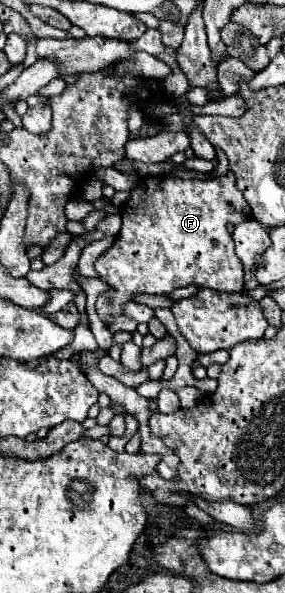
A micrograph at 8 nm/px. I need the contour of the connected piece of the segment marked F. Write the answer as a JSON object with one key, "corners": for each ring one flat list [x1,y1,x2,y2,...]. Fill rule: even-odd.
{"corners":[[228,173,228,175,224,175,224,177,214,177,214,179,172,179,172,177,168,177,168,175,156,175,156,177,144,177,144,179,140,179,140,181,136,183,136,187,132,189,132,197,124,203,126,207,122,207,122,229,120,229,120,233,116,235,114,245,112,245,108,251,104,251,104,253,98,257,98,261,96,261,98,277,100,277,102,281,106,281,108,285,114,287,112,293,108,291,108,293,100,295,100,299,96,301,96,309,98,309,98,315,100,315,102,321,106,321,108,315,120,315,120,313,122,313,122,311,120,311,122,299,130,299,134,293,160,293,160,295,162,295,162,293,172,293,172,291,178,289,178,287,188,287,188,285,192,285,192,283,194,283,196,287,210,287,210,289,216,289,216,291,230,291,230,293,244,289,242,263,240,263,240,259,238,259,236,253,234,253,234,241,232,241,232,235,230,235,230,229,228,229,228,227,230,227,230,225,234,227,236,223,250,219,252,213,250,213,250,207,248,207,246,199,244,199,244,197,240,195,240,191,236,189,234,181,236,181,236,177,234,177,232,173],[108,299,112,299,114,303,112,303,112,305,106,305]]}

